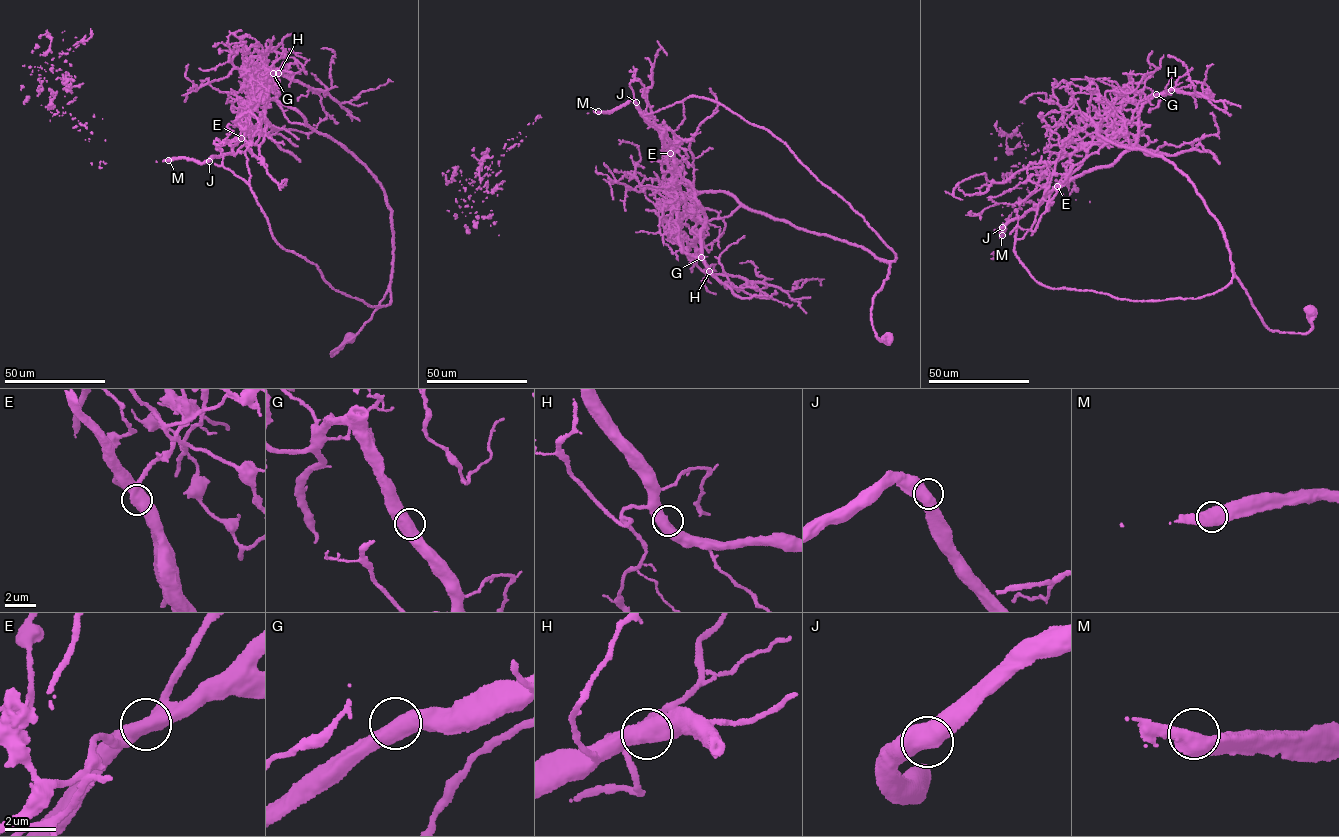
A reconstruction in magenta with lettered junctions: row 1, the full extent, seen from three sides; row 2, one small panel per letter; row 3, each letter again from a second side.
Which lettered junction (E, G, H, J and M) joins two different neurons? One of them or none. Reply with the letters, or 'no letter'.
E

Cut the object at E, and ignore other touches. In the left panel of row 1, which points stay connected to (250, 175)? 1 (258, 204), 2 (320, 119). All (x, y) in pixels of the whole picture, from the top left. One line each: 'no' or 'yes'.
1: yes
2: no

